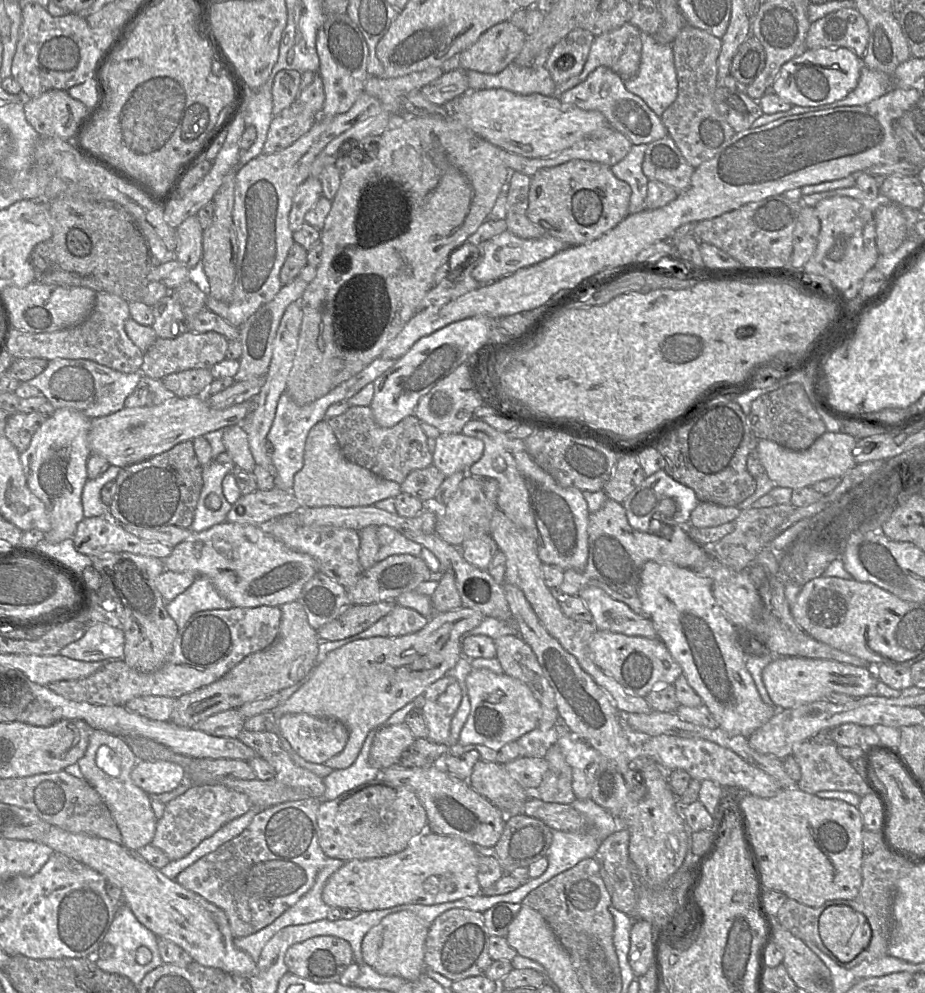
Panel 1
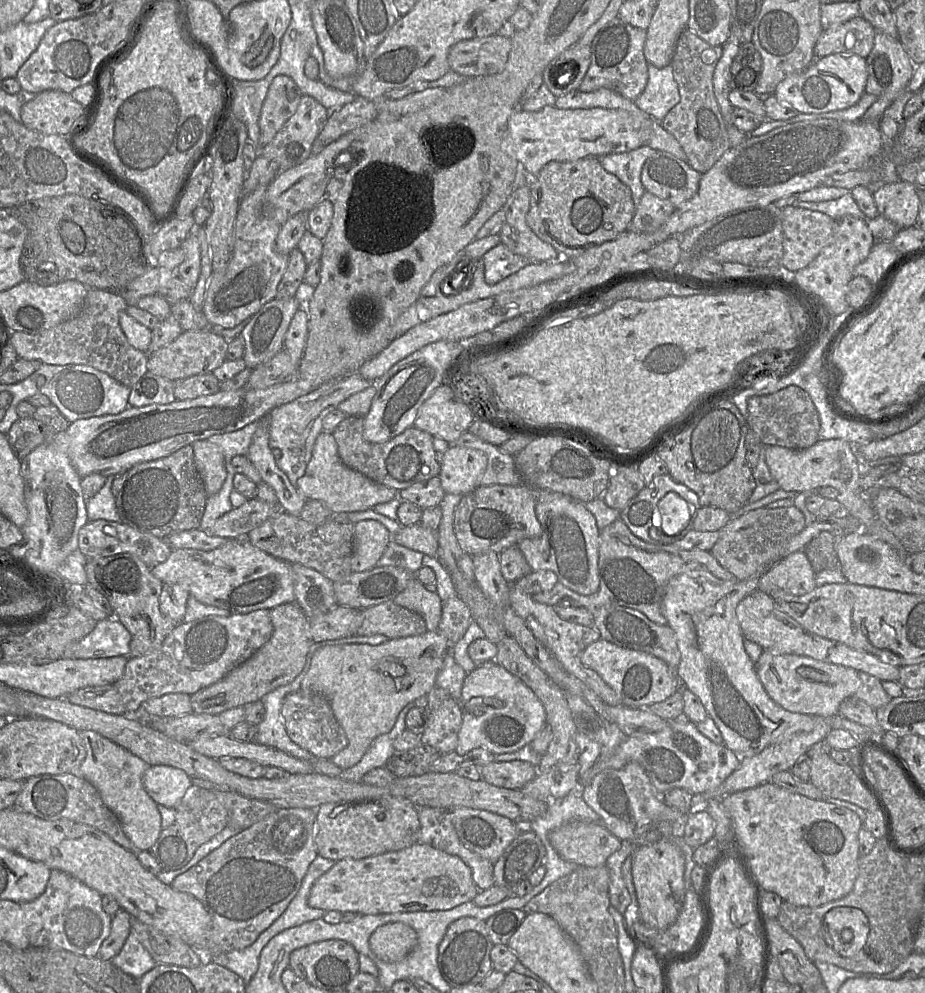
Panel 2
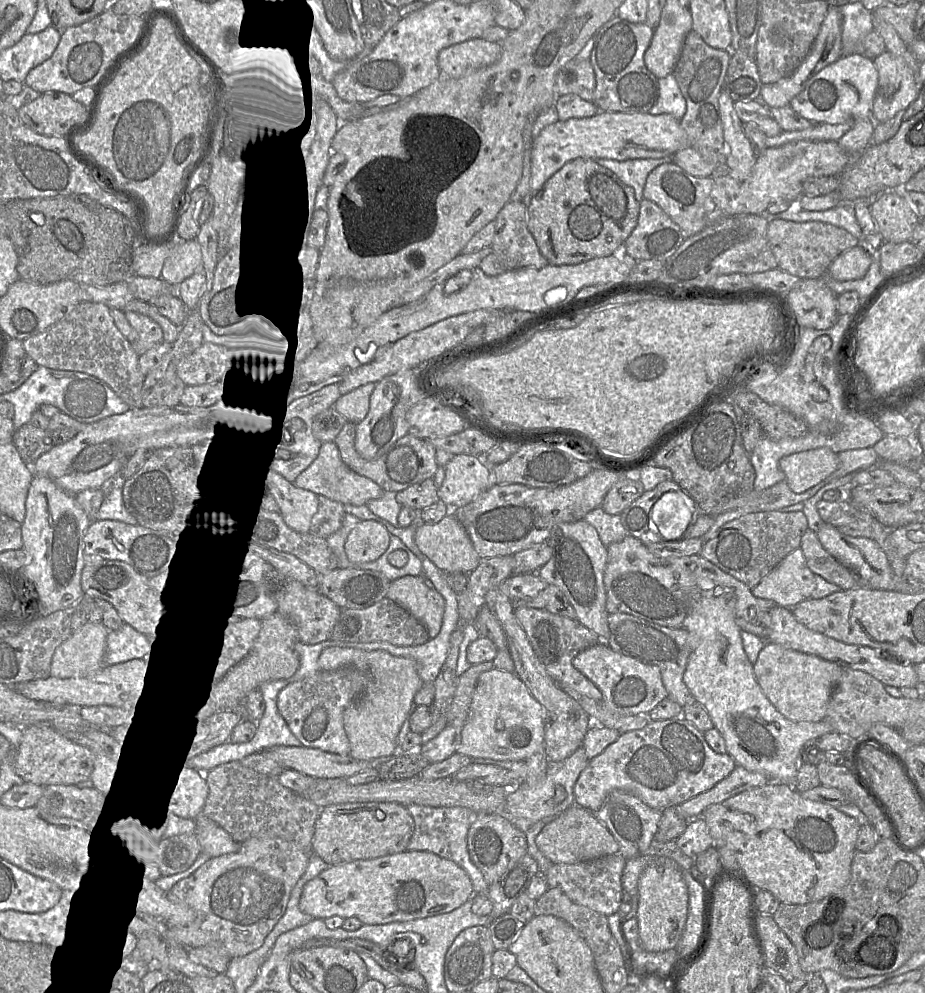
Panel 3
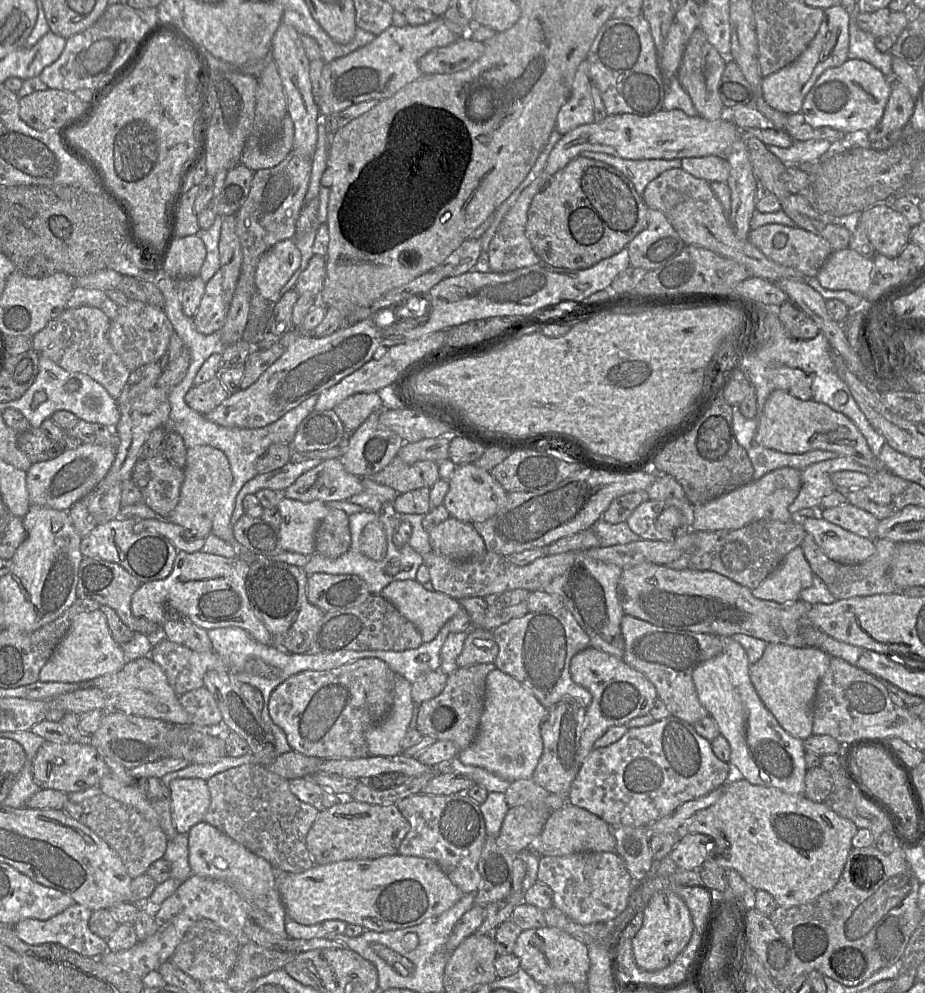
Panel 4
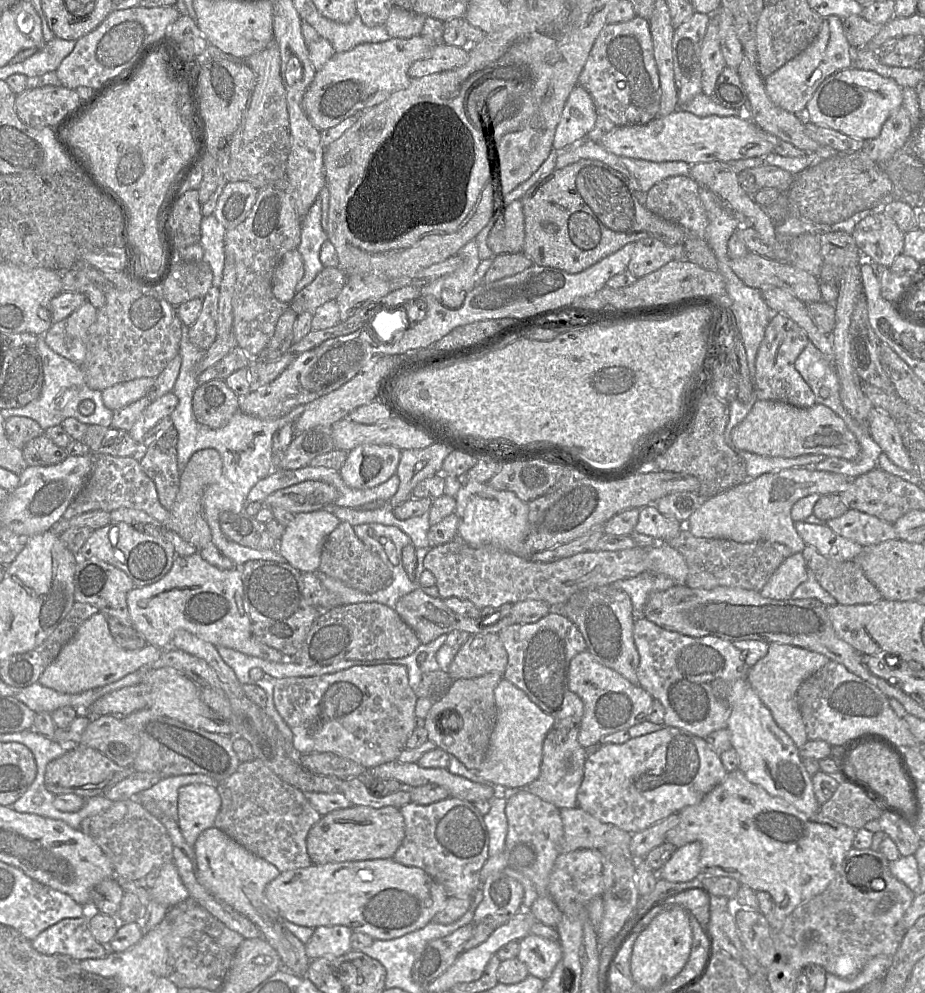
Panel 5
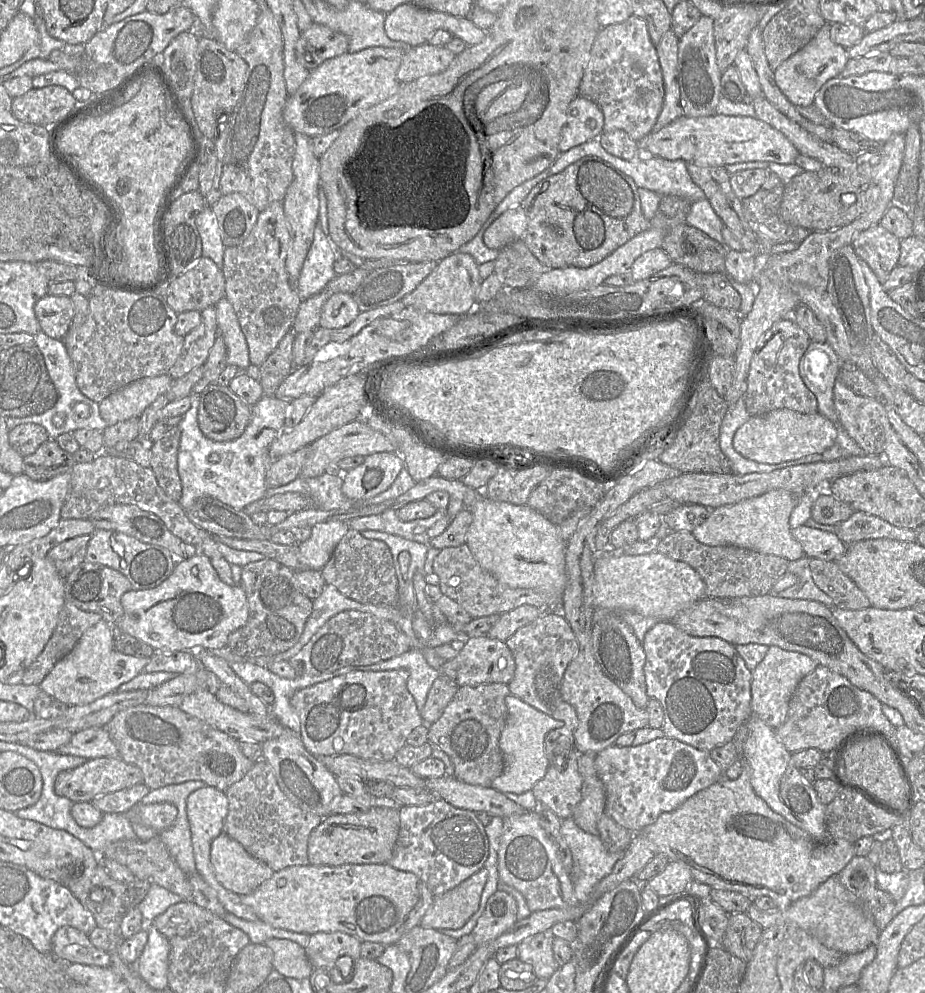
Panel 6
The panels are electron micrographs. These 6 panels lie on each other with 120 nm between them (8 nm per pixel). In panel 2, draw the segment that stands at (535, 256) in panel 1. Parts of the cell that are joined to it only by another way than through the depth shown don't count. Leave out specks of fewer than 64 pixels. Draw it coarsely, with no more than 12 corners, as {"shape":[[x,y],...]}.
{"shape":[[499,243],[484,256],[485,280],[496,284],[531,261]]}

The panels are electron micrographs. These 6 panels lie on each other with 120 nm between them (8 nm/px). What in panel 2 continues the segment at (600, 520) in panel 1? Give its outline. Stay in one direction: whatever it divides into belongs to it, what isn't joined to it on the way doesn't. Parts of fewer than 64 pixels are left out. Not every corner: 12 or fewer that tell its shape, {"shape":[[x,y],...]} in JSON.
{"shape":[[620,517],[600,531],[600,585],[532,597],[590,612],[617,604],[666,625],[671,578],[736,580],[709,551],[645,542]]}

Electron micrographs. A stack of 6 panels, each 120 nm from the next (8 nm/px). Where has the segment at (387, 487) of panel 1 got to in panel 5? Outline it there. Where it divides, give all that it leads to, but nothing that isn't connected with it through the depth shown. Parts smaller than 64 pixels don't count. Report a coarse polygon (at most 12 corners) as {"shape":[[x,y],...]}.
{"shape":[[308,480],[263,503],[295,515],[334,505],[333,486]]}

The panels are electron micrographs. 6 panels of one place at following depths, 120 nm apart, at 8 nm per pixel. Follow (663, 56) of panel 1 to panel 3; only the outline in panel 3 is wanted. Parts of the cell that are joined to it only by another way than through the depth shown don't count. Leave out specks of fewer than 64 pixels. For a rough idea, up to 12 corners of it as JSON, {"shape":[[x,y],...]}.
{"shape":[[673,73],[658,80],[651,115],[680,120],[686,101]]}

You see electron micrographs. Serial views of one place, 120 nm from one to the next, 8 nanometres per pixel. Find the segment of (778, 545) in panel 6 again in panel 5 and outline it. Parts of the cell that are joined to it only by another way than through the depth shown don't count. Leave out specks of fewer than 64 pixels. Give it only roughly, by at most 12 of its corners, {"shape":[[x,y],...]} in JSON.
{"shape":[[813,466],[765,473],[704,499],[700,538],[806,545],[791,518],[854,479]]}

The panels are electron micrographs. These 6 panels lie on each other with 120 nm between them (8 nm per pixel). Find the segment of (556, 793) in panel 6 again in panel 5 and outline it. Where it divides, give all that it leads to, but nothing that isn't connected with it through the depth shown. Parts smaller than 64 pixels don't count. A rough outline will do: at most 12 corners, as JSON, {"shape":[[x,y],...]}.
{"shape":[[579,726],[548,732],[527,790],[577,807],[586,750]]}

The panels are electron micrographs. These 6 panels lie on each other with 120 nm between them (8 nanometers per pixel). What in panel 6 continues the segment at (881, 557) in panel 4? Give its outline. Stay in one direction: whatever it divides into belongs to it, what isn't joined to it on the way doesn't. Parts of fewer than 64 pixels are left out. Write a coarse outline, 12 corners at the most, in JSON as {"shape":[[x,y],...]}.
{"shape":[[812,558],[815,585],[834,608],[871,606],[836,562]]}

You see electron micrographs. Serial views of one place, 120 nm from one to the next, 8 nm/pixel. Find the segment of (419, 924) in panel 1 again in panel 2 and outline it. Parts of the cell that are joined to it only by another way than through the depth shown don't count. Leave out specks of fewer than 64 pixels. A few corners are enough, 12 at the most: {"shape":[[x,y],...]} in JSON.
{"shape":[[400,922],[379,926],[369,946],[382,961],[405,958],[417,933]]}

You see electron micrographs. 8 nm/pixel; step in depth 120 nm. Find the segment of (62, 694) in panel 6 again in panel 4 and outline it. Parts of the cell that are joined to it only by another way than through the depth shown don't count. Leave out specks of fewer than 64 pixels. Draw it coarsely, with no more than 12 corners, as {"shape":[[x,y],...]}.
{"shape":[[80,613],[38,680],[91,681],[126,663],[104,613]]}

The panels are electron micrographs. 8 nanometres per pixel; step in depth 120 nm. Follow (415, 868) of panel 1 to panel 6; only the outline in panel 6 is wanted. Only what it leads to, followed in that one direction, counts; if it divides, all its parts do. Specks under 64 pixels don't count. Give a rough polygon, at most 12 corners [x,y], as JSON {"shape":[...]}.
{"shape":[[384,864],[291,866],[260,921],[396,944],[435,896]]}

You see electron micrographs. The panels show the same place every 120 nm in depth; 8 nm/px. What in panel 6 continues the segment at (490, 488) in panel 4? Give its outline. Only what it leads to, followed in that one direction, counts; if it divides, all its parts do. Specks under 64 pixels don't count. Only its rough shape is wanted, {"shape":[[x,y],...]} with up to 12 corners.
{"shape":[[486,496],[465,544],[511,588],[560,612],[566,542],[527,504]]}

